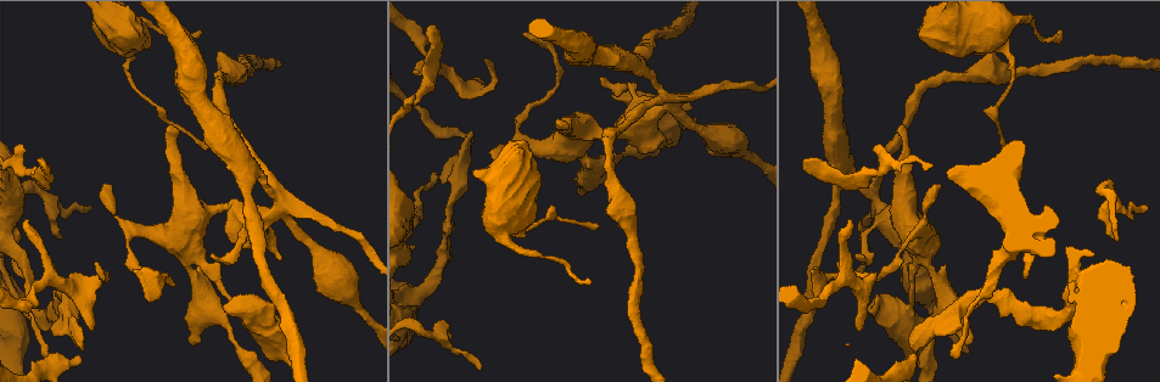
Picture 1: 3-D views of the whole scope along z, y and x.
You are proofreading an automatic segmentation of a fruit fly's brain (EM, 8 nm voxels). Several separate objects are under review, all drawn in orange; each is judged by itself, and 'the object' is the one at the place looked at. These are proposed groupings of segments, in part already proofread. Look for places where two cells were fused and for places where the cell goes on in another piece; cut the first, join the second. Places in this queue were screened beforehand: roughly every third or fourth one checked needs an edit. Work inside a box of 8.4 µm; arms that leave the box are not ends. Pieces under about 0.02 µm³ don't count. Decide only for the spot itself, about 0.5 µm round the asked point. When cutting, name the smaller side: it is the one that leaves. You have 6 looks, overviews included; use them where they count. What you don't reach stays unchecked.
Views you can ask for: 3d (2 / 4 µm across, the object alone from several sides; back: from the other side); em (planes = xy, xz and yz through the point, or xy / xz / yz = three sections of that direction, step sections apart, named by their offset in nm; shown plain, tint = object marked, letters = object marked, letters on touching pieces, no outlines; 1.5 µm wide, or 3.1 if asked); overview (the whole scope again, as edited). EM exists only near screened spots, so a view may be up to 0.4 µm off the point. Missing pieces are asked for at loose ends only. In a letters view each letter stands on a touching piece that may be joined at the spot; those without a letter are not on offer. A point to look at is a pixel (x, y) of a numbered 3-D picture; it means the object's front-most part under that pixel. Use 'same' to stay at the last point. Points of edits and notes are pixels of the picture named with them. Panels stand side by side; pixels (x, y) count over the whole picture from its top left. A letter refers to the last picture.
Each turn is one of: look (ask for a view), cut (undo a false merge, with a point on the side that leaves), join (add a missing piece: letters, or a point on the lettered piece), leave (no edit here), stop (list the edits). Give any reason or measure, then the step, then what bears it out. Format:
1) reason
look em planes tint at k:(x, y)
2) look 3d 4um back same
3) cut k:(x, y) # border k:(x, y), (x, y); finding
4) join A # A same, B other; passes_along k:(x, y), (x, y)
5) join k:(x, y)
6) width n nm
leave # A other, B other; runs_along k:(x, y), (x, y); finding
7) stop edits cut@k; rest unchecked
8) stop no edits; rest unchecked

free end
look 3d 4um at 1:(278, 258)

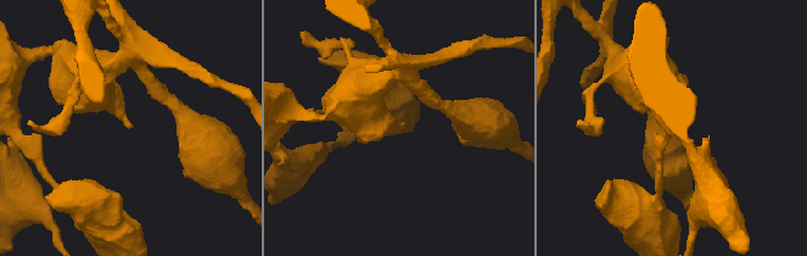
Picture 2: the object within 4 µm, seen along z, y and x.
shape alone is not enough
look em planes letters at 2:(401, 126)

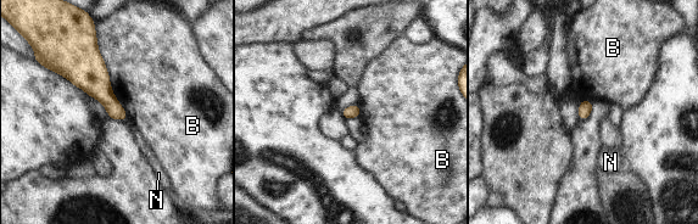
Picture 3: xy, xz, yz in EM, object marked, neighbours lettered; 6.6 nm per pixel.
leave # B other, N other; border 3:(94, 31), (111, 91), (128, 118); none of them fits

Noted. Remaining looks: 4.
tapers out
look em planes tint at 1:(1002, 146)

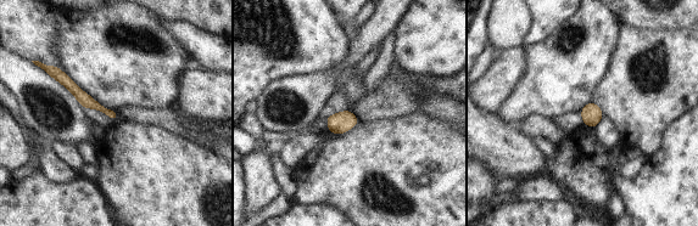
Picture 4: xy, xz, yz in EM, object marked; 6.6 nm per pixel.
what lies round it
look em planes letters same

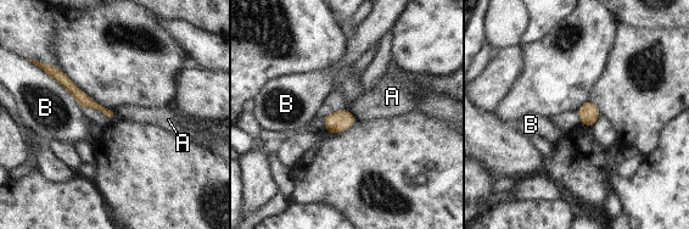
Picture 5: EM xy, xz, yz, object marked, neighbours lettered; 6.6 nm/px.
longest_contact B 400 nm
leave # A other, B other; runs_along 5:(49, 70), (83, 100), (112, 116); no lettered piece goes on from it

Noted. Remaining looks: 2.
branch stops here
look em xz step 4 tint at 1:(168, 127)

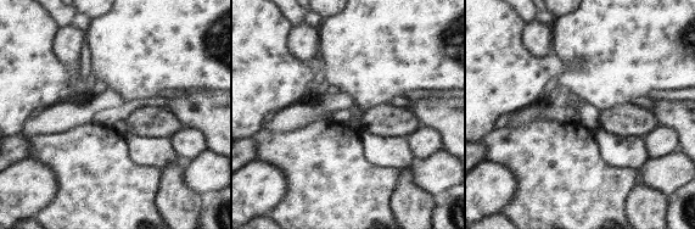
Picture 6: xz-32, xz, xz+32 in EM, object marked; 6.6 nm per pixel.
look em planes letters same

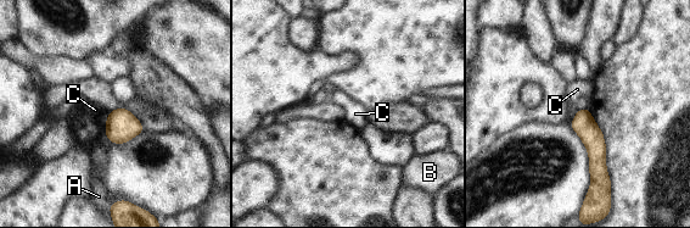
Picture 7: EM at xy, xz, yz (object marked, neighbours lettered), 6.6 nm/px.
width 150 nm
leave # A other, B other, C other; runs_along 7:(579, 112), (596, 148), (595, 183); no lettered piece goes on from it

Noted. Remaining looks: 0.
stop no edits; rest unchecked

